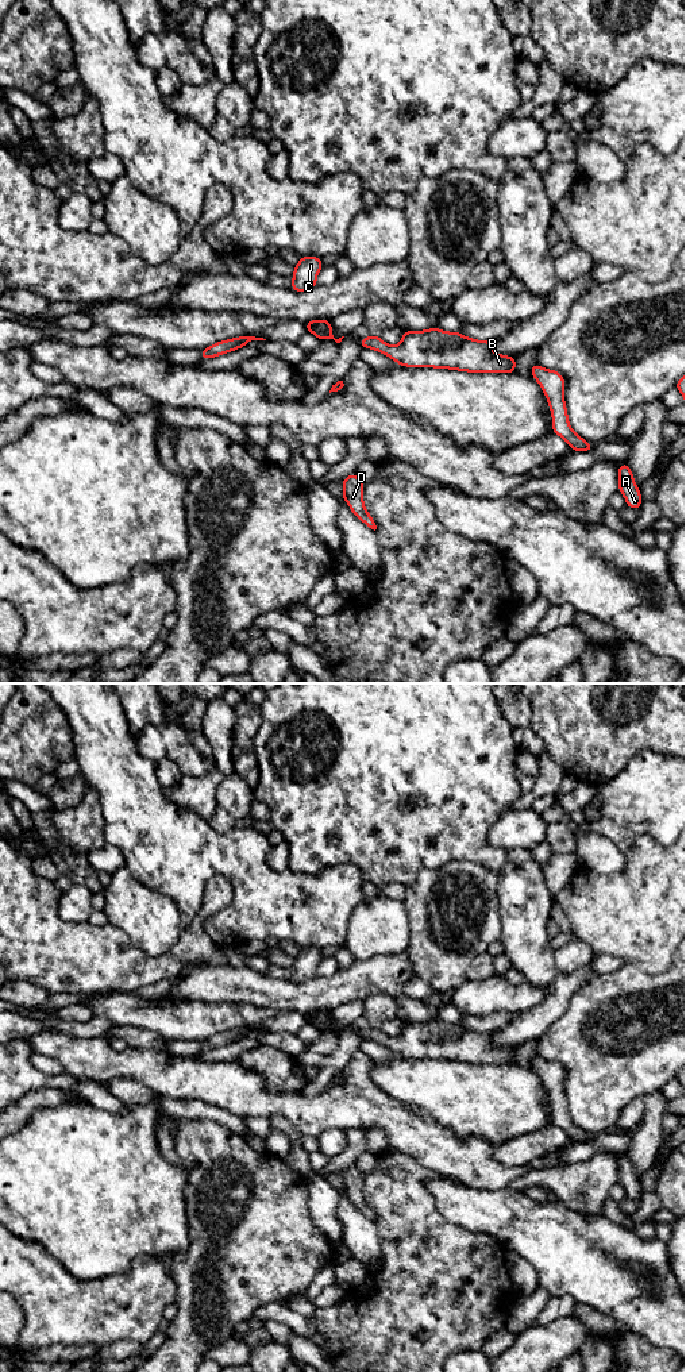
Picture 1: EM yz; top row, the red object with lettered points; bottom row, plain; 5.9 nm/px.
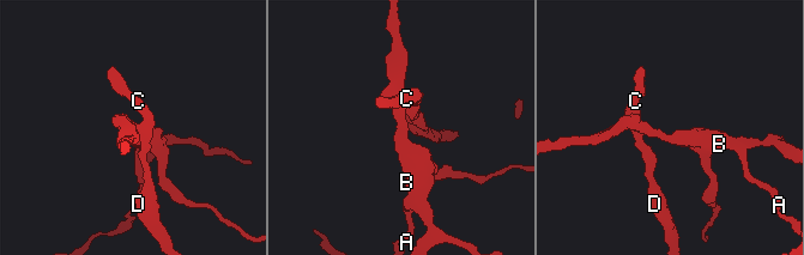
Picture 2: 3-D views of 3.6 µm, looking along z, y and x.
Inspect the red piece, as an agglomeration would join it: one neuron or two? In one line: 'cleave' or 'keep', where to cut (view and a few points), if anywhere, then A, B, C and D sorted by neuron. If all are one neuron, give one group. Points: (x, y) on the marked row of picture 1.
cleave | yz (309, 322), (323, 338) | A B / C D

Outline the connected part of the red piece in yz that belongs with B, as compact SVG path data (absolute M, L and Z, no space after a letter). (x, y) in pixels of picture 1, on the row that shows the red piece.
M429 328L404 332L397 346L386 344L379 336L371 335L359 343L363 348L388 355L400 366L470 373L516 373L517 358L496 354L492 340L475 340L460 332Z

